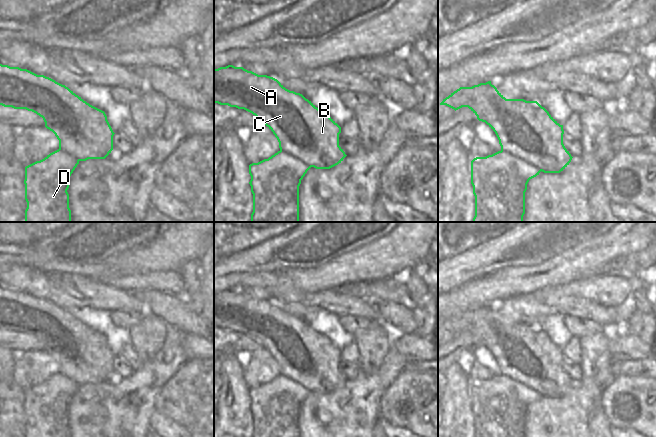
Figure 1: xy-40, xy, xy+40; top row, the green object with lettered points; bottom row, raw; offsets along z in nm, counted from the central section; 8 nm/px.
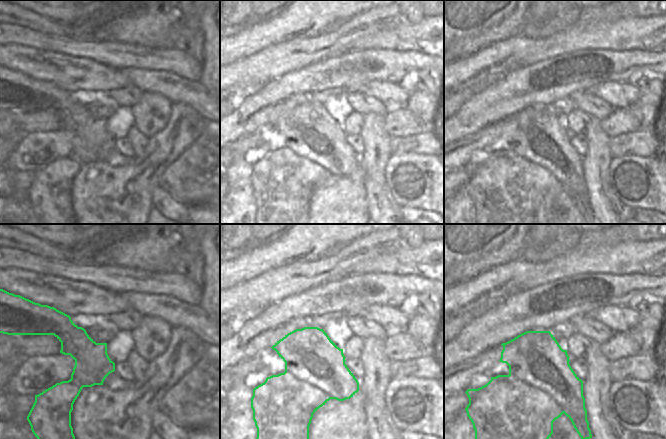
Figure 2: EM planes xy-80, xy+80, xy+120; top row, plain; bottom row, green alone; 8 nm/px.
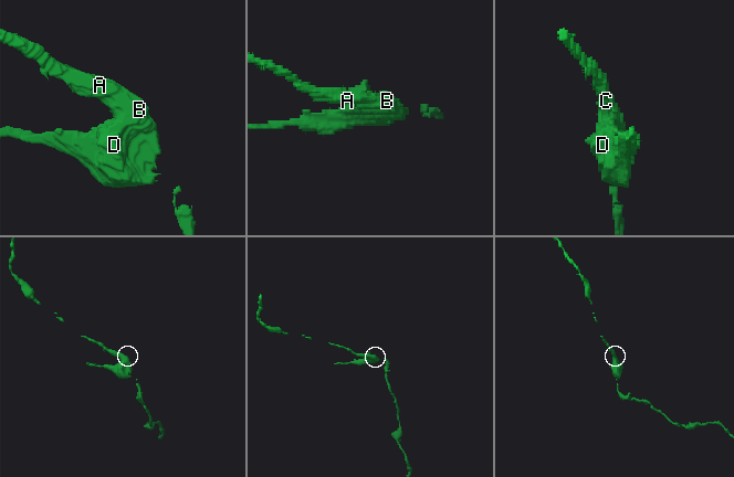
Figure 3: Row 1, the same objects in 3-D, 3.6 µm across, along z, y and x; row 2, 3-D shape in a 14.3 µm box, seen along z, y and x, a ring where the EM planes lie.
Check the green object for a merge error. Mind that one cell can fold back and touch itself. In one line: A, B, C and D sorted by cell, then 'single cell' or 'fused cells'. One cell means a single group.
A B C / D; fused cells

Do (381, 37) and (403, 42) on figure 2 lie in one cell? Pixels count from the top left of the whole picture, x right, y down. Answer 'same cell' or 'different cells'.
same cell

